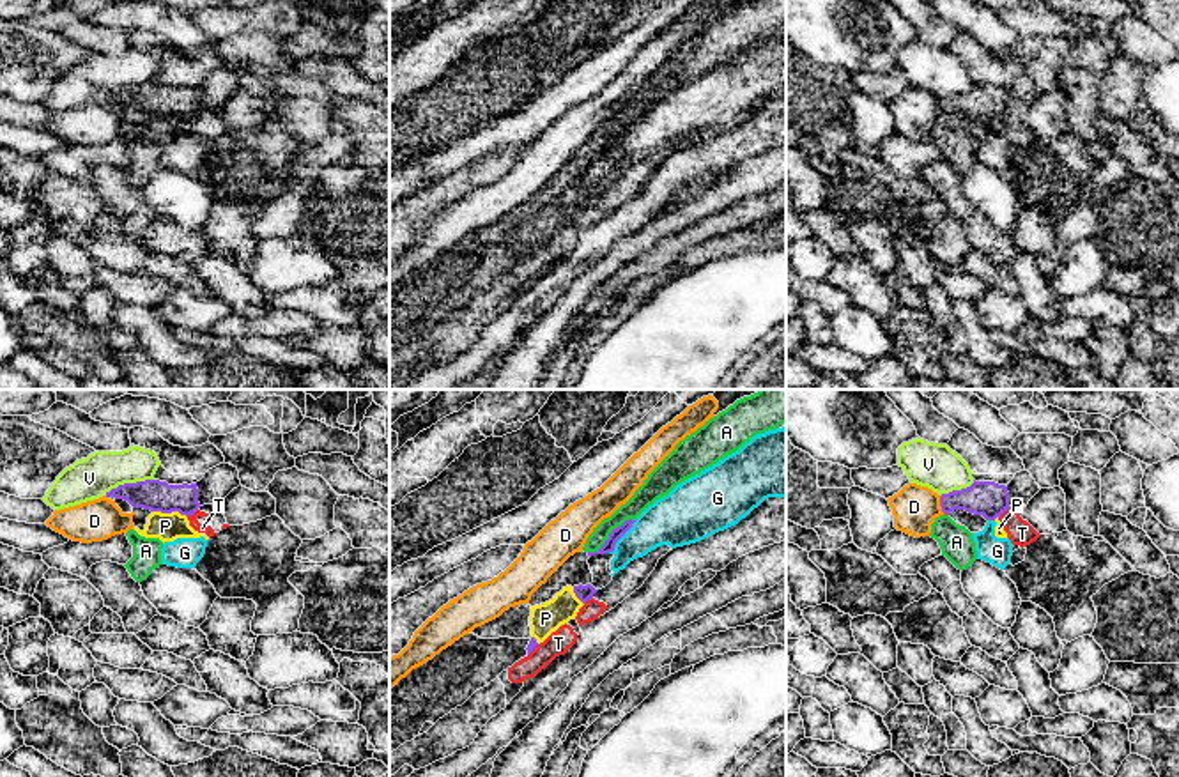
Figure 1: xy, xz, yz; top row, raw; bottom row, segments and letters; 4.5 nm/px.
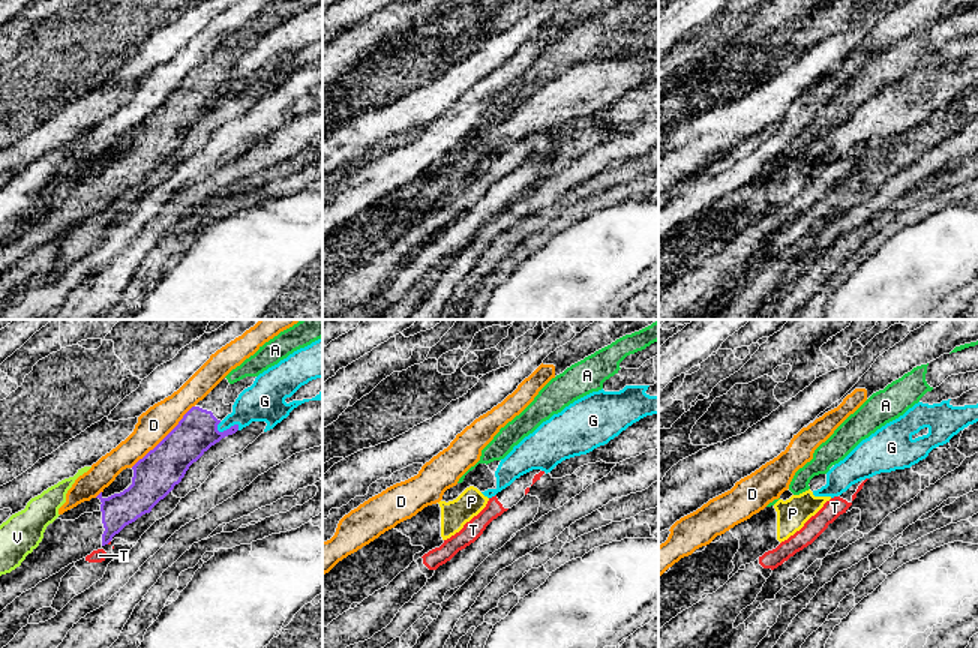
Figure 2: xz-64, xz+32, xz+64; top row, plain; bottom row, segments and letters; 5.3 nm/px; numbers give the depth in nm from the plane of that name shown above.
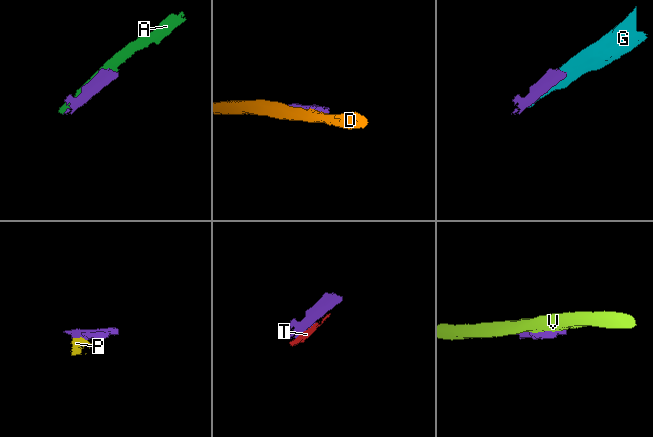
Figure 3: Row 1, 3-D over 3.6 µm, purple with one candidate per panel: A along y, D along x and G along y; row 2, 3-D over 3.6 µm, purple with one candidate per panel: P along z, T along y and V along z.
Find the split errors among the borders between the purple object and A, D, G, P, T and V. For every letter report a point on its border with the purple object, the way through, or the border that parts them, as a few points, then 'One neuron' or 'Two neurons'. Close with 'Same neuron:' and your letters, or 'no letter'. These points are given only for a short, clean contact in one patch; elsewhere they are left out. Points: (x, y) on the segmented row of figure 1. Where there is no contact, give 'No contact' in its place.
A: Touches purple at xz (611, 533). Boundary: xz (634, 519), (625, 519), (595, 551), (588, 553). Two neurons
D: Touches purple at yz (940, 505). Boundary: yz (939, 496), (939, 505), (944, 512). Two neurons
G: Touches purple at xz (620, 537). Boundary: xz (636, 521), (608, 553). Two neurons
P: Touches purple at xy (170, 512). Two neurons
T: Touches purple at yz (1004, 510). Boundary: yz (1009, 507), (999, 517). Two neurons
V: Touches purple at xy (128, 484). Two neurons
Same neuron: no letter

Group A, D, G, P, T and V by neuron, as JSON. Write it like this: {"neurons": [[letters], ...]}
{"neurons": [["A"], ["D"], ["G", "P"], ["T"], ["V"]]}

